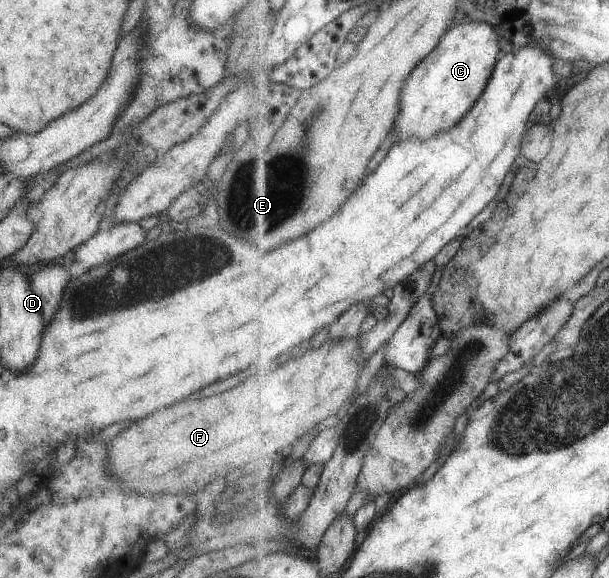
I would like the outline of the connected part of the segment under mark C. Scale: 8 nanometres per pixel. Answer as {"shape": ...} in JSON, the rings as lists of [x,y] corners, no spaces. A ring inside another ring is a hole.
{"shape":[[[465,22],[460,26],[454,26],[452,30],[448,29],[440,44],[416,66],[404,84],[402,98],[400,98],[402,100],[400,114],[398,114],[396,124],[392,128],[392,132],[396,134],[395,143],[402,142],[406,138],[420,138],[420,140],[434,138],[444,128],[450,128],[458,120],[462,120],[462,116],[476,104],[480,94],[486,90],[488,80],[491,80],[496,63],[499,61],[498,56],[500,56],[501,51],[502,46],[500,46],[498,32],[490,22]]]}

